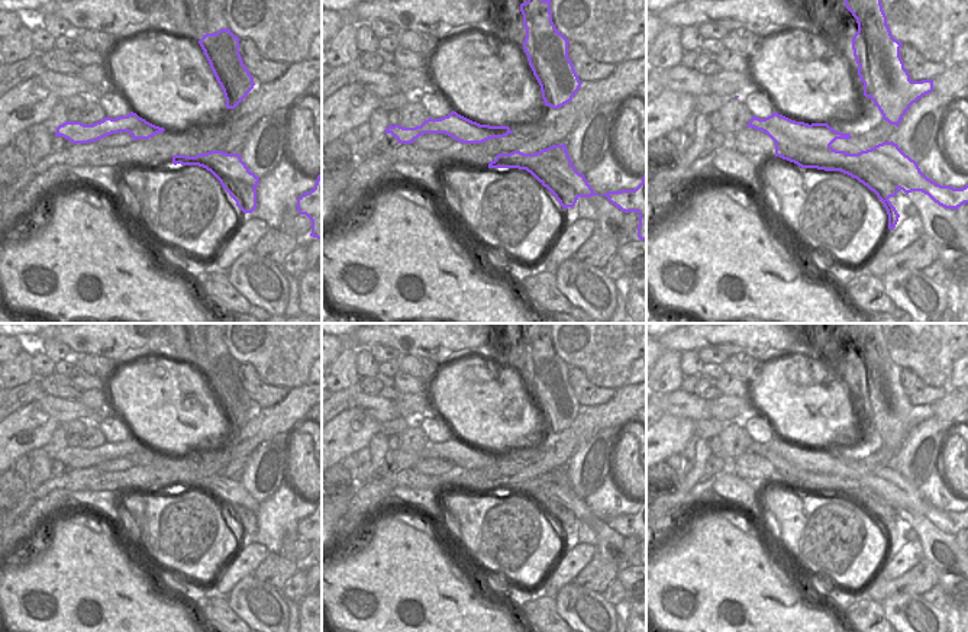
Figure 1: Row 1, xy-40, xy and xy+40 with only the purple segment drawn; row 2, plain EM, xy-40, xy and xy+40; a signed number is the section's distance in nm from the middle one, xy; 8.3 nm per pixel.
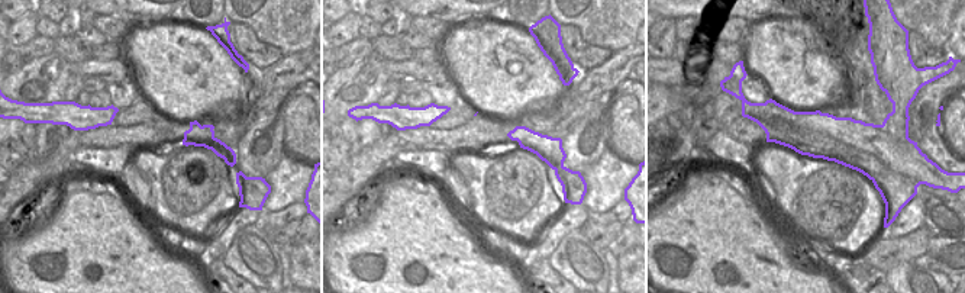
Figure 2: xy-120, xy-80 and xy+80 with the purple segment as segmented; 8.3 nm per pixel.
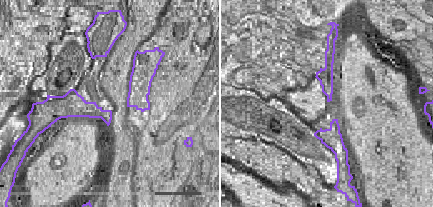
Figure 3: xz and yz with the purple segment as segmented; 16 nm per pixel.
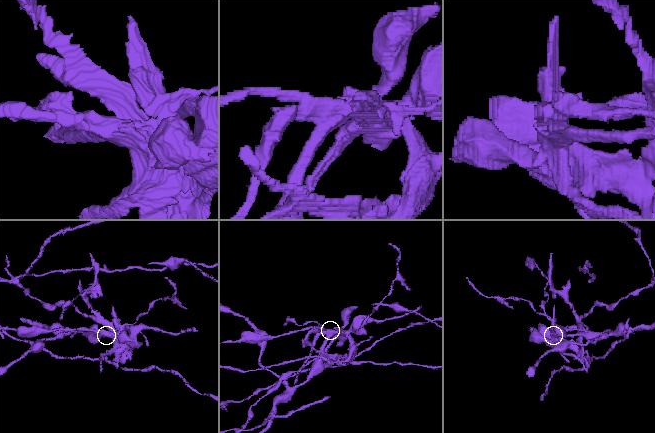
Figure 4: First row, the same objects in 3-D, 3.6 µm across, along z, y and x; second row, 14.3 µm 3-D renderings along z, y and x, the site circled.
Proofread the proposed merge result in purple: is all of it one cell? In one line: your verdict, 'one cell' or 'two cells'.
two cells

